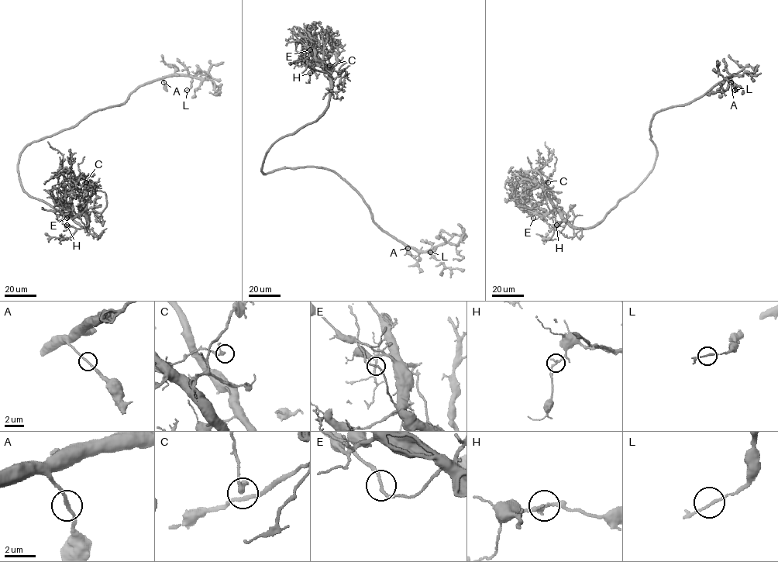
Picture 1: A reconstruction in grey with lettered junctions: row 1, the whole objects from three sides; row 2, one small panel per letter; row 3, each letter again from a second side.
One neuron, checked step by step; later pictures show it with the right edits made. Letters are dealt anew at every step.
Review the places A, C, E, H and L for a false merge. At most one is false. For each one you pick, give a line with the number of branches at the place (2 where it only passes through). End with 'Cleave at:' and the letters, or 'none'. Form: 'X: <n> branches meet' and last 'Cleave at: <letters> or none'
E: 2 branches meet
Cleave at: E

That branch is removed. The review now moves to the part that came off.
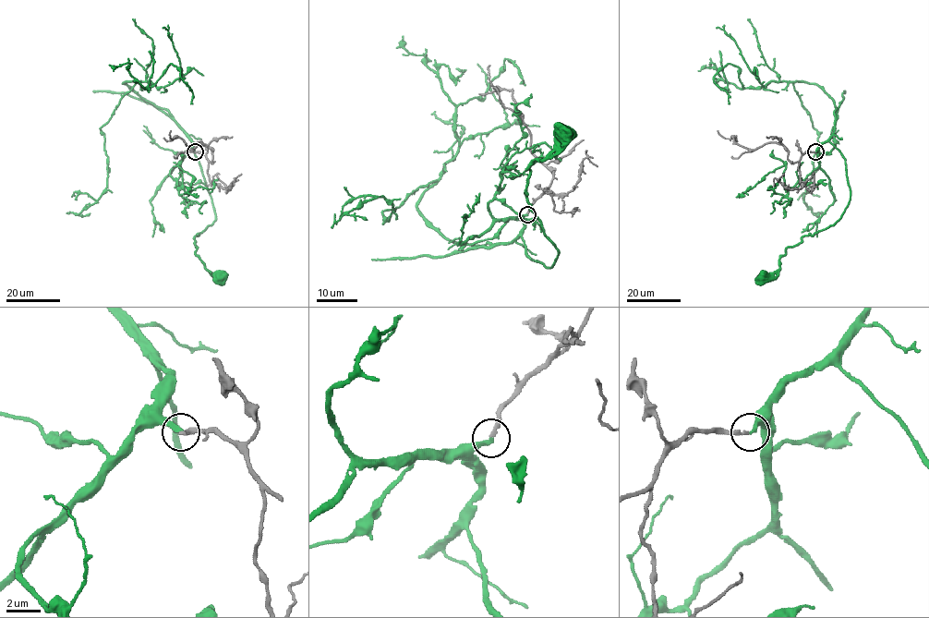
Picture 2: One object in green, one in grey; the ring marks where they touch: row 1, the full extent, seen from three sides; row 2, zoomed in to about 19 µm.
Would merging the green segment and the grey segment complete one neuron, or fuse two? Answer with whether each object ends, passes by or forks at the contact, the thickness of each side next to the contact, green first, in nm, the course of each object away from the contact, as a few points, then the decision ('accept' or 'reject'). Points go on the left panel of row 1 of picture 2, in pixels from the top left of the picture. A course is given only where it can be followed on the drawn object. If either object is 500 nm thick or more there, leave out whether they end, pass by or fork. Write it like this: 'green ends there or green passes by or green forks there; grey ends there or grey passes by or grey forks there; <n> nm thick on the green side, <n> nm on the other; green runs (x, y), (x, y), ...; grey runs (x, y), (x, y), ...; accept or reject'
green ends there; grey ends there; 240 nm thick on the green side, 200 nm on the other; green runs (195, 151), (215, 215), (211, 225), (195, 236), (195, 254), (205, 268), (218, 277); grey runs (195, 151), (212, 163), (212, 151), (205, 144), (198, 142), (189, 149), (180, 138), (171, 139), (171, 131); accept

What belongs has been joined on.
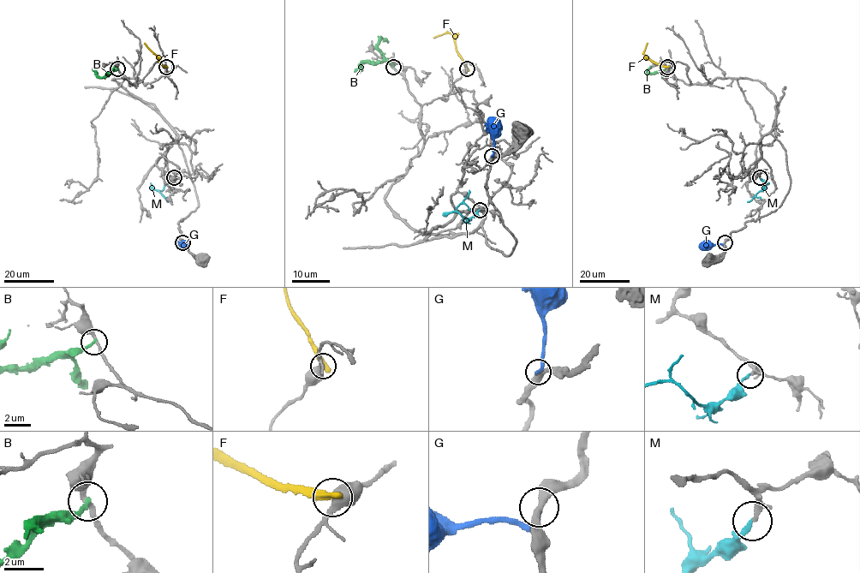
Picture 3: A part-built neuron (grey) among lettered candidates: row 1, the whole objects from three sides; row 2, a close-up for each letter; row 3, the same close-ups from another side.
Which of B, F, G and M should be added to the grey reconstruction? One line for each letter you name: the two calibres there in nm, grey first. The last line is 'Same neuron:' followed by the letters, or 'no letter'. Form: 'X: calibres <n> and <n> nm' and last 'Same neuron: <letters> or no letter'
M: calibres 160 and 240 nm
Same neuron: M

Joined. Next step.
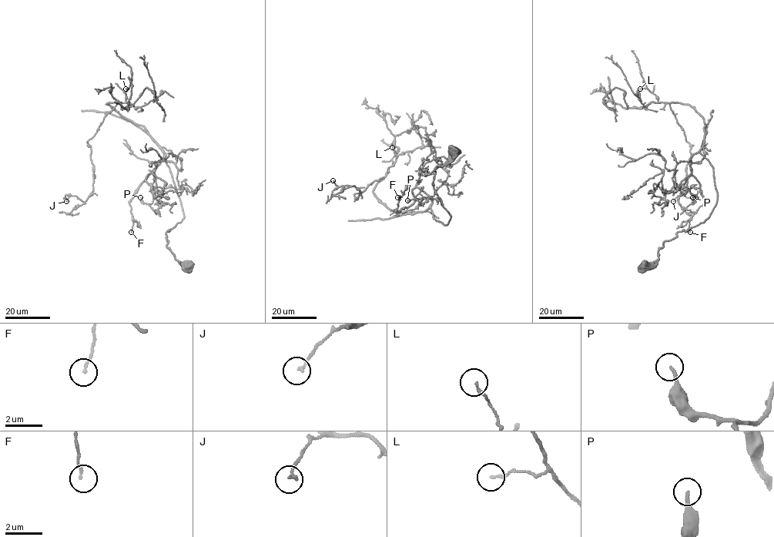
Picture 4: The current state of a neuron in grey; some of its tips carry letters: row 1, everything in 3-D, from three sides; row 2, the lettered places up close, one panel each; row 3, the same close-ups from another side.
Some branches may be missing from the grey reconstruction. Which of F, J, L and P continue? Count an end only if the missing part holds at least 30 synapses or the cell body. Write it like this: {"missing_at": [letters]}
{"missing_at": ["P"]}

